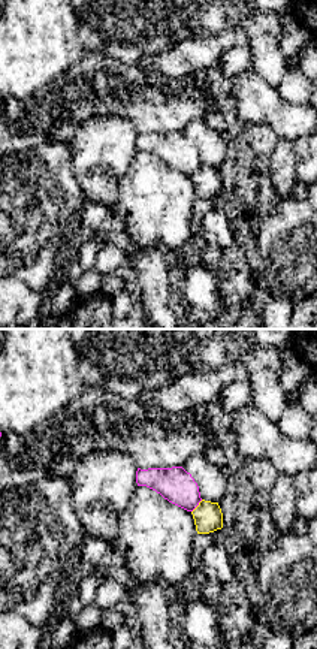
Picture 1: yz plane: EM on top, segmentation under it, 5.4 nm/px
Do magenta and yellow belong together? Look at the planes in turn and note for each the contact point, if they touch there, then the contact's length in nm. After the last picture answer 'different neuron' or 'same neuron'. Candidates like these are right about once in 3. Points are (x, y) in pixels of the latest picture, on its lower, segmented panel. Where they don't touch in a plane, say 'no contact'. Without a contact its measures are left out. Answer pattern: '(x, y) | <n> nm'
(198, 504) | 90 nm

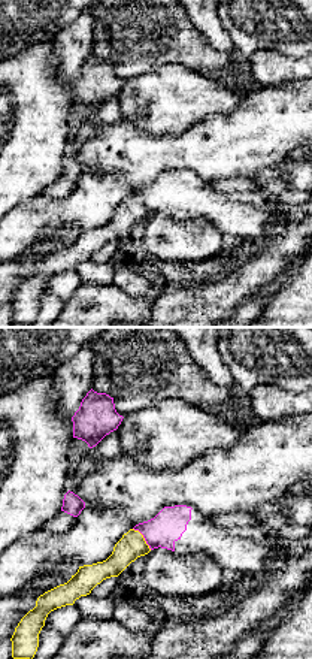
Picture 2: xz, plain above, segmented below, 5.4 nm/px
(144, 537) | 160 nm

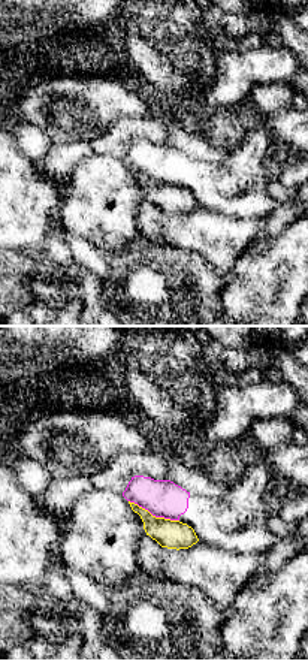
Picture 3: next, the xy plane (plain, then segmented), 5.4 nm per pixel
(154, 515) | 300 nm

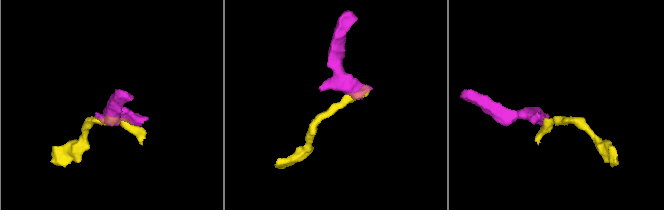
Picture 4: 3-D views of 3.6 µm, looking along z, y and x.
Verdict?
different neuron

